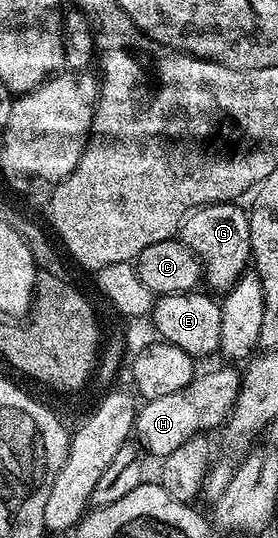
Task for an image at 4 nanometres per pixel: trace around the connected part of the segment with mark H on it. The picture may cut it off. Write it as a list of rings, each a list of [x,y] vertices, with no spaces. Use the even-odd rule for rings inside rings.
[[[213,369],[210,373],[201,371],[182,390],[146,400],[137,411],[136,440],[148,456],[150,453],[154,459],[160,459],[171,455],[171,451],[175,451],[179,443],[185,443],[187,439],[208,434],[208,429],[220,430],[235,407],[241,391],[241,379],[242,374],[238,370],[237,373],[233,369]]]

